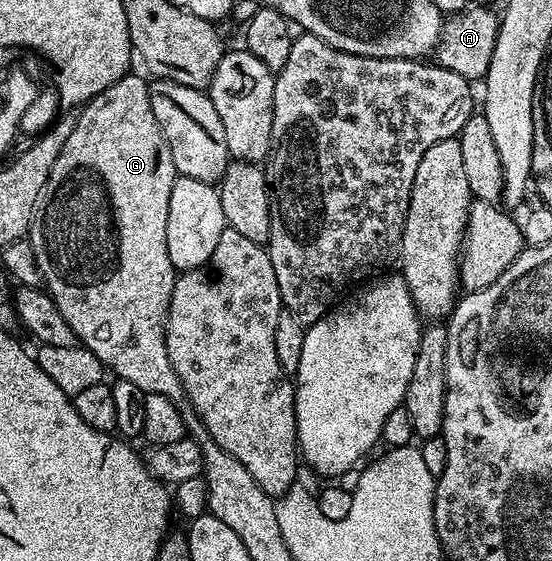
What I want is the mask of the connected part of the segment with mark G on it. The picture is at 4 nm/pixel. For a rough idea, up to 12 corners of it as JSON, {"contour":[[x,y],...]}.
{"contour":[[149,84],[80,109],[27,239],[114,377],[181,402]]}

